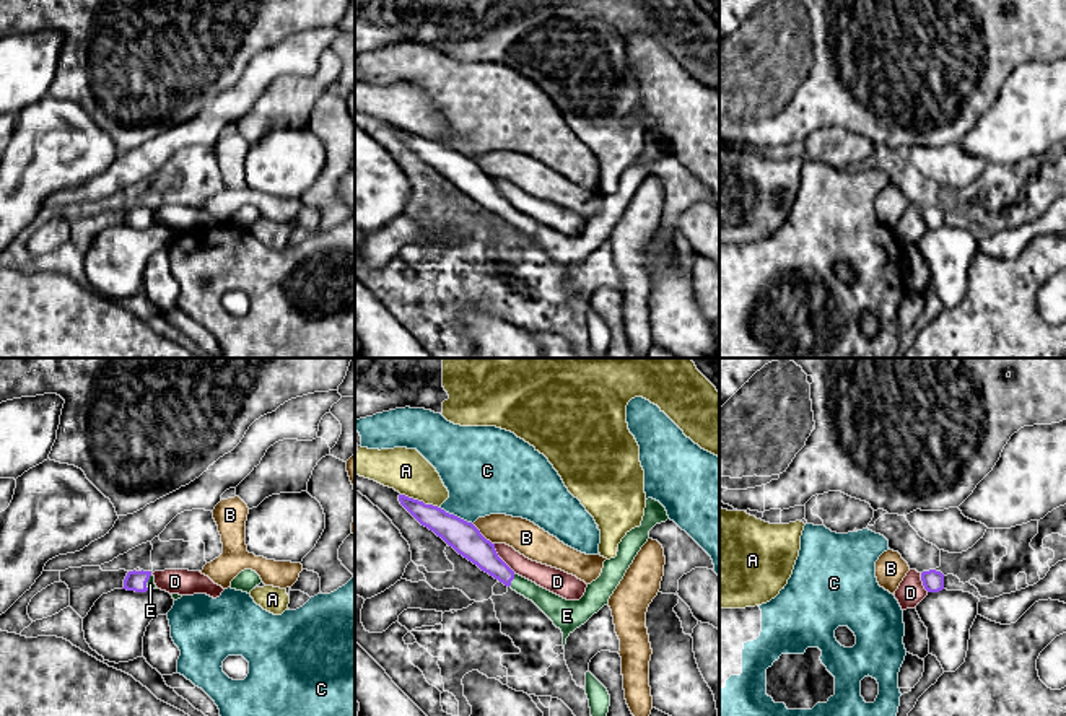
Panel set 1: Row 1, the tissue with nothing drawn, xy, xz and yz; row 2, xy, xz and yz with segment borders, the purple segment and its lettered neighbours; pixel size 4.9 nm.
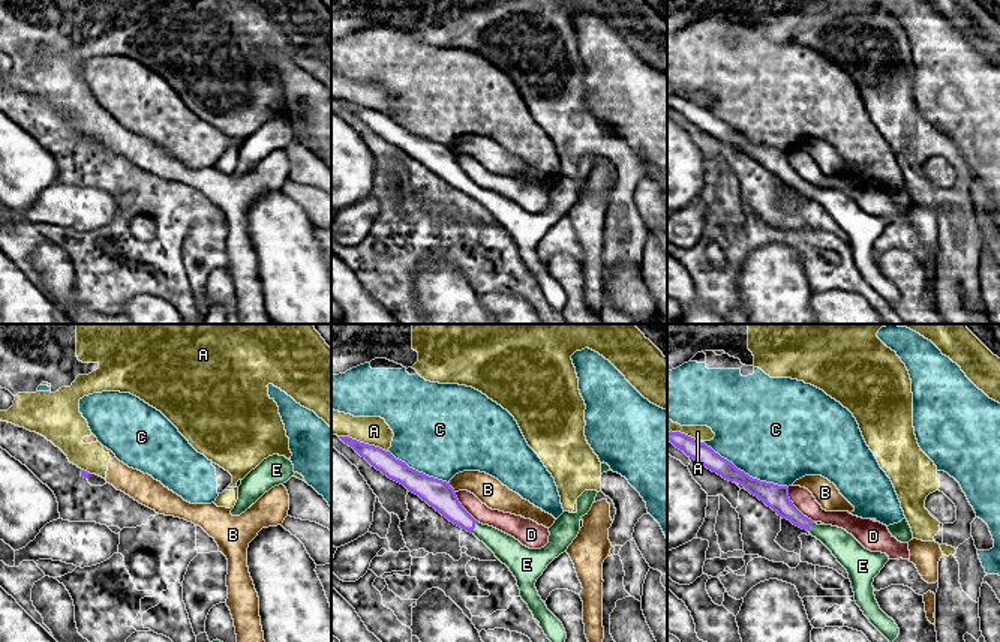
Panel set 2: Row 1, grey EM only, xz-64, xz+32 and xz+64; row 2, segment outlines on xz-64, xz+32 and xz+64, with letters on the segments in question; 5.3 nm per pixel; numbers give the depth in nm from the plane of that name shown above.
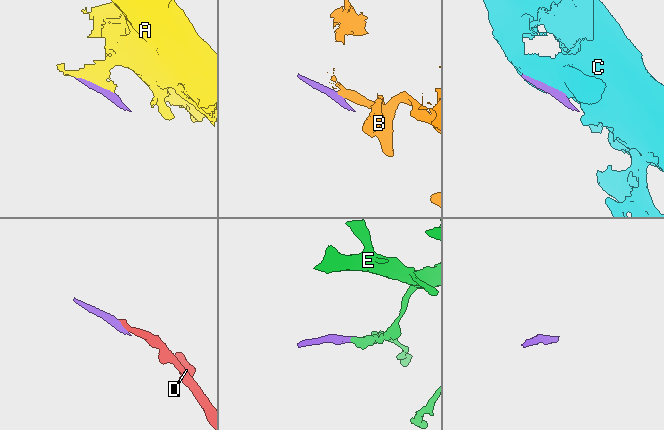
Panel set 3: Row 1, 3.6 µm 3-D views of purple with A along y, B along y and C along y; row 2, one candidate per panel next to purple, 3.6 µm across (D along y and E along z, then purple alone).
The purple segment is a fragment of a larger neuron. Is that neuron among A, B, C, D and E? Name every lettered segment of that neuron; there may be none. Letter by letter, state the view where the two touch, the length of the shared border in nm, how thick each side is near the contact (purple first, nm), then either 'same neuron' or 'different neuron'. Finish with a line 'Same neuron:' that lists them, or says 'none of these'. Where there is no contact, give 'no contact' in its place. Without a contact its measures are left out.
A: xz | 200 nm | 150/220 nm | different neuron
B: xz | 150 nm | 160/160 nm | different neuron
C: xz | 190 nm | 160/400 nm | different neuron
D: xz | 180 nm | 160/110 nm | different neuron
E: xz | 80 nm | 140/120 nm | same neuron
Same neuron: E

